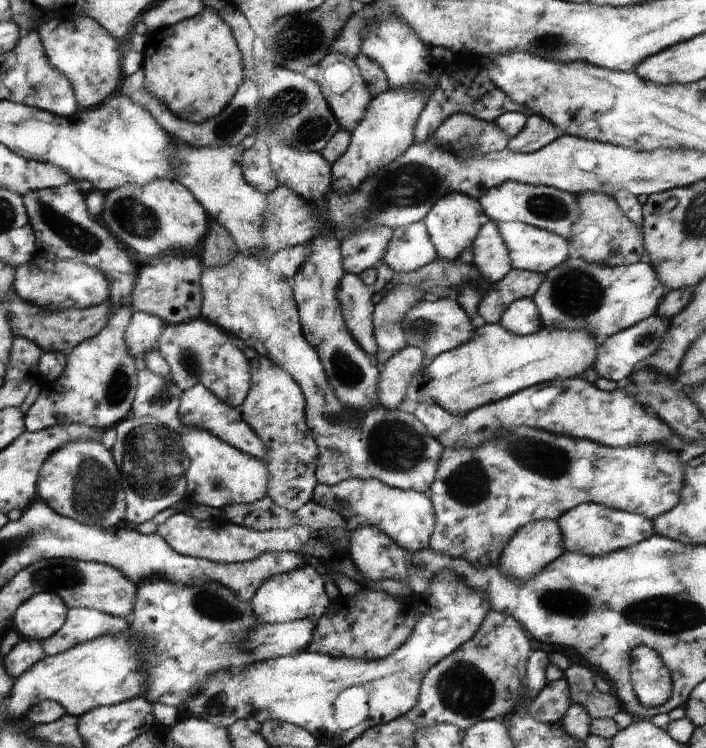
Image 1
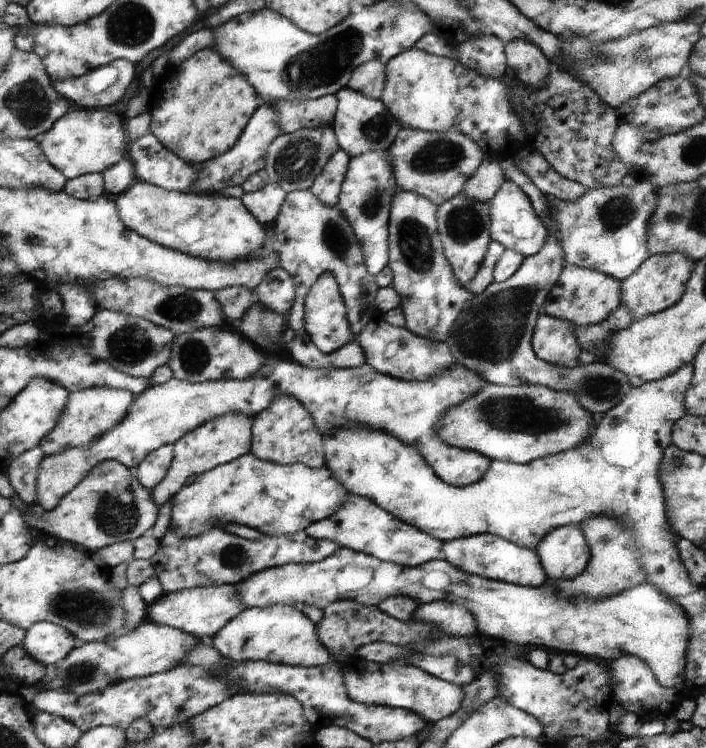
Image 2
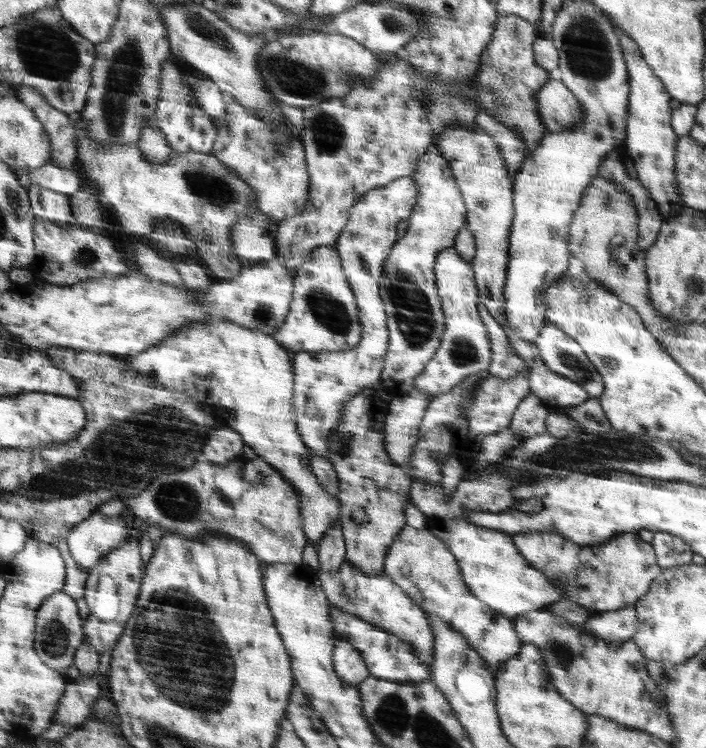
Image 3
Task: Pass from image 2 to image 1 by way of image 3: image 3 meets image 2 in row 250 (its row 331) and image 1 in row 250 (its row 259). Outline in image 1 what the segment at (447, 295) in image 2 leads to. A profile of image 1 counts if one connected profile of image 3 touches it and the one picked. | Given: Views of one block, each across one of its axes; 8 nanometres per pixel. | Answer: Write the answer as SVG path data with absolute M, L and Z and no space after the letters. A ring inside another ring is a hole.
M423 221L394 230L388 254L381 261L397 273L416 272L436 260L437 254Z

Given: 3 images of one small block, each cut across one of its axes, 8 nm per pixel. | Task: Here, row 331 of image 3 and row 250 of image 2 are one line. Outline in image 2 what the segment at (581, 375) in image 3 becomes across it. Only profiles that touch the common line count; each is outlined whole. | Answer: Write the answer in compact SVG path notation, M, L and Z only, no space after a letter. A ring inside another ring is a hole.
M511 158L501 162L500 166L505 178L520 186L530 197L533 208L548 226L550 236L542 251L538 252L538 255L526 257L521 268L510 276L510 279L502 283L494 281L485 292L474 295L472 307L460 314L456 320L450 332L450 340L442 342L448 345L450 350L454 350L453 356L458 356L458 365L477 373L488 383L510 387L520 384L541 385L556 391L565 391L572 393L595 418L604 416L607 411L618 405L630 390L628 378L624 373L617 372L602 359L592 364L584 365L578 362L574 367L565 367L546 363L533 352L532 338L538 316L544 311L545 300L565 266L564 246L553 236L553 221L549 218L552 209L549 208L548 198L531 184L528 176L513 164Z

